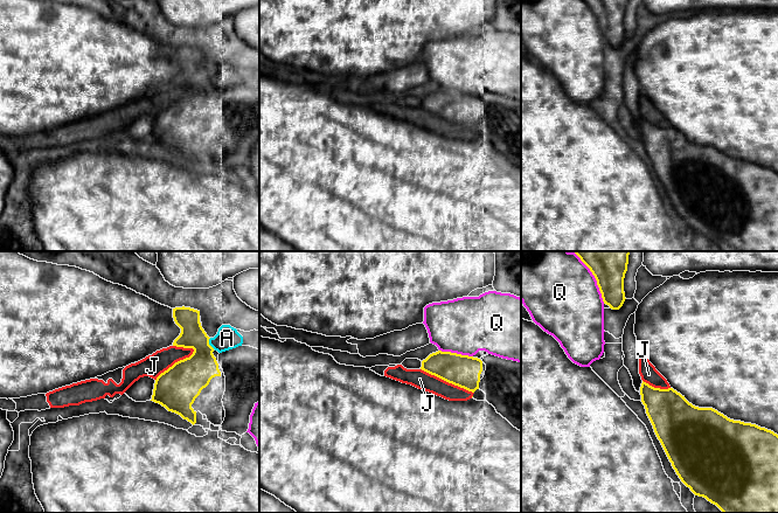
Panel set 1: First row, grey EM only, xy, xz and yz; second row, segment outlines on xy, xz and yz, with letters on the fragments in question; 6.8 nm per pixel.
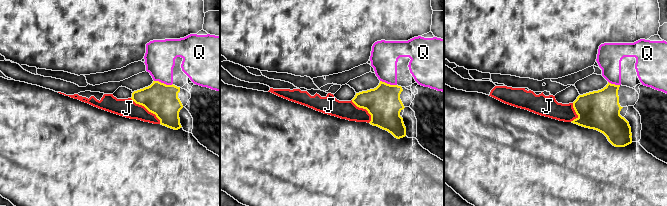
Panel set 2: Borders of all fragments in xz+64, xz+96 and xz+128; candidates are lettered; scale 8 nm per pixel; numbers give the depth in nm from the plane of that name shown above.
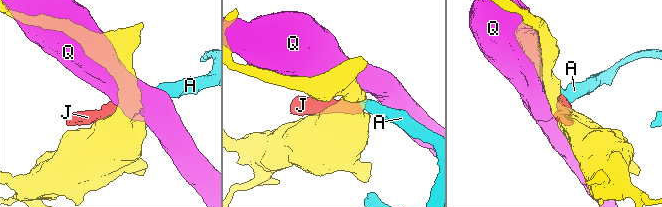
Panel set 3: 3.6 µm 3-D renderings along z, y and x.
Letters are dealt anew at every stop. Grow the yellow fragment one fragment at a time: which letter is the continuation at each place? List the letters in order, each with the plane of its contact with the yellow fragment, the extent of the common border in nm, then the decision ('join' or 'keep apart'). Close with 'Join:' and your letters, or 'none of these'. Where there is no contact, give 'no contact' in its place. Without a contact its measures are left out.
A: contact in xy; length 90 nm; keep apart
J: contact in xy; length 340 nm; keep apart
Q: contact in yz; length 320 nm; keep apart
Join: none of these

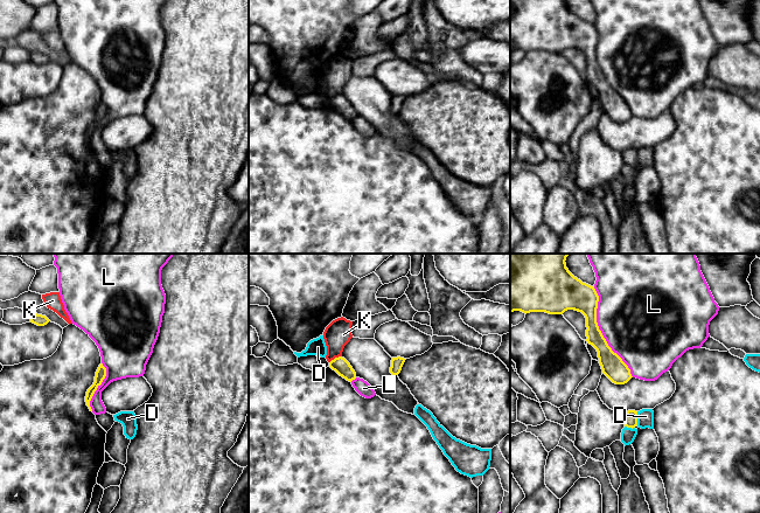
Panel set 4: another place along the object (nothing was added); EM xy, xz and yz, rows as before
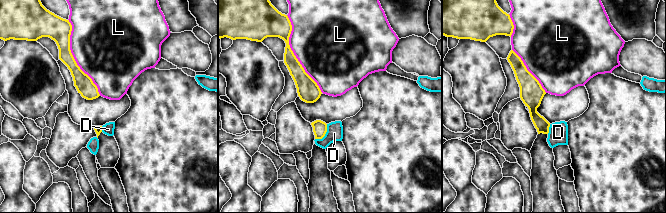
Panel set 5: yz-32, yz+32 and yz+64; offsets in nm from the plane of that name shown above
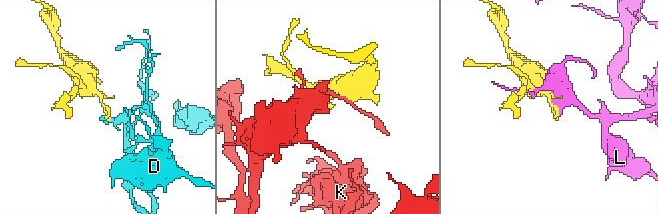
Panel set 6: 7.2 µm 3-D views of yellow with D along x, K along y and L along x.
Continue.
D: contact in yz; length 100 nm; keep apart
K: contact in xz; length 100 nm; keep apart
L: contact in yz; length 700 nm; keep apart
Join: none of these

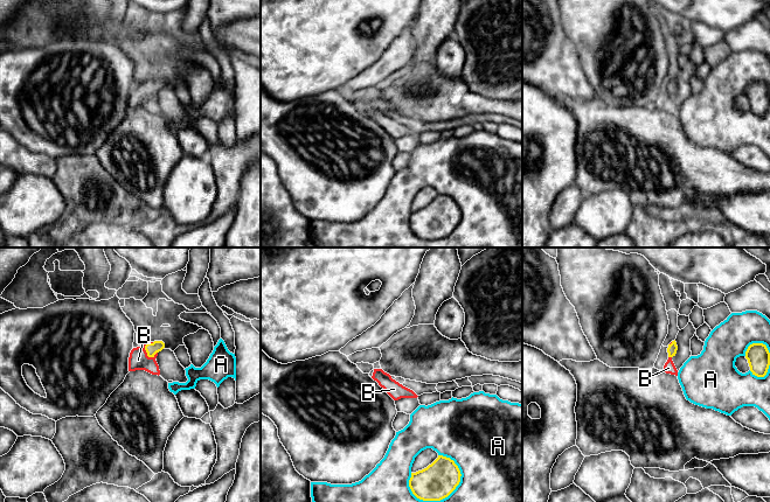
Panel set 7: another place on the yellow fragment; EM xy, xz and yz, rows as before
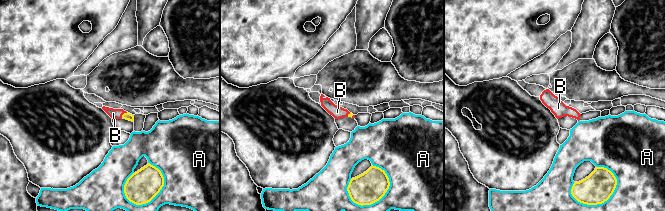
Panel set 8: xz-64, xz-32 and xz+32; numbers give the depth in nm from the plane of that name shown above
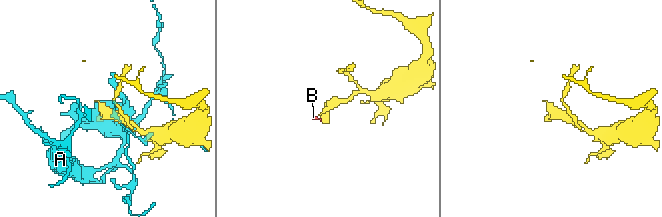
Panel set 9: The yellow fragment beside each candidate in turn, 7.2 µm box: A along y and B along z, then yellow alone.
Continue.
A: contact in xz; length 380 nm; keep apart
B: contact in xy; length 120 nm; join
Join: B

